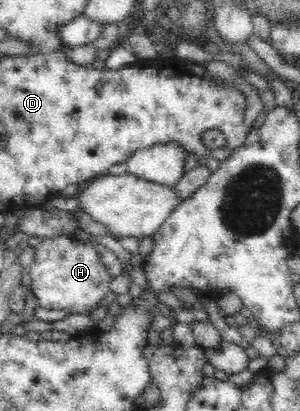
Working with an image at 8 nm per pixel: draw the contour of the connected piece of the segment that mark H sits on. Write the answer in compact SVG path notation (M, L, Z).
M59 235L53 238L42 238L35 249L34 263L30 267L31 289L39 299L39 305L54 310L64 310L69 314L91 314L100 301L110 293L110 283L114 279L104 266L97 249L92 244L76 240L73 236Z

